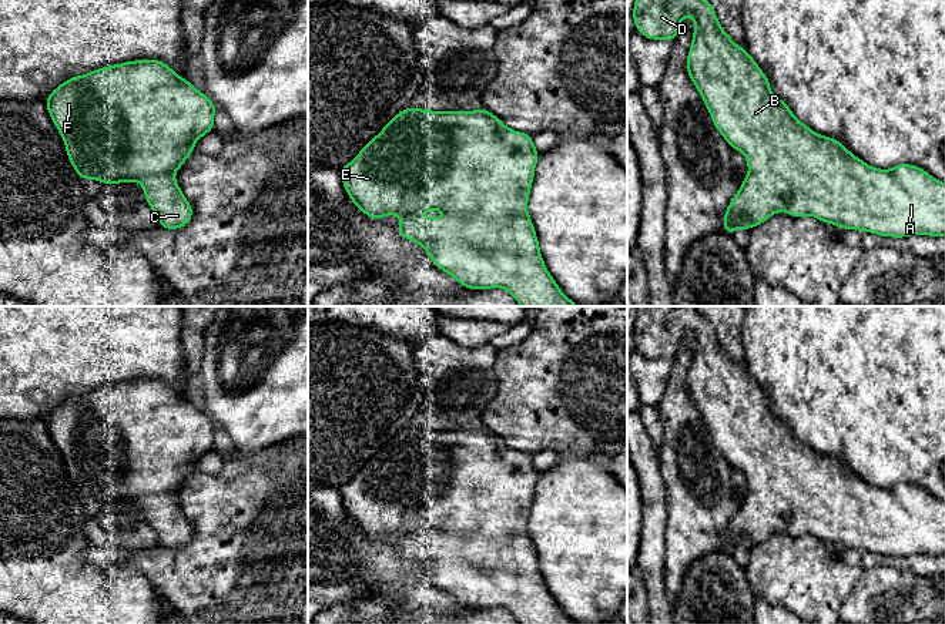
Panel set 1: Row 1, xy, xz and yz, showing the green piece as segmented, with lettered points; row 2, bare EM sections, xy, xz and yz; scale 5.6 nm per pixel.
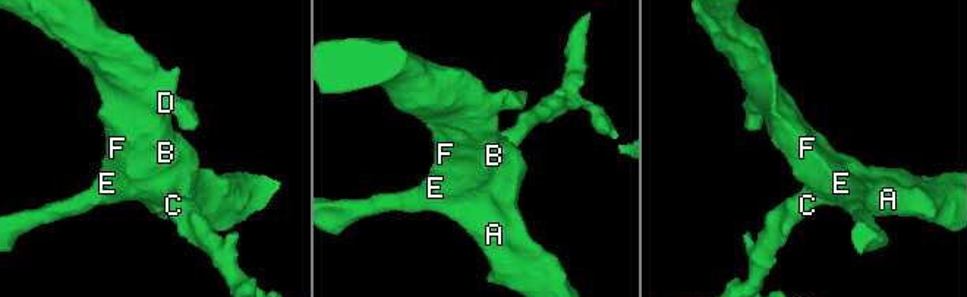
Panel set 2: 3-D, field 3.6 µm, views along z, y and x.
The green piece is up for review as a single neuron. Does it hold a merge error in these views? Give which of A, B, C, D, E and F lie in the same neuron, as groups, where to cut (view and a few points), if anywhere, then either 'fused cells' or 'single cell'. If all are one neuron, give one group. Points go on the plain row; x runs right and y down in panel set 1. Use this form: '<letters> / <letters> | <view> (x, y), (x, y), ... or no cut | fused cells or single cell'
A B C D E F | no cut | single cell

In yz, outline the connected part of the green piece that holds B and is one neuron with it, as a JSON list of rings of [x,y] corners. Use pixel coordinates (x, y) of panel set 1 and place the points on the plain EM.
[[[637,306],[631,332],[634,348],[650,359],[674,360],[680,340],[687,335],[694,338],[686,389],[711,435],[713,444],[731,469],[744,473],[750,490],[724,530],[724,544],[721,547],[724,551],[733,554],[738,547],[750,550],[770,539],[773,533],[785,530],[792,537],[811,534],[825,544],[835,543],[840,548],[858,548],[878,556],[945,556],[945,501],[935,499],[924,487],[905,482],[889,489],[871,486],[850,472],[841,460],[817,453],[801,442],[792,433],[790,425],[773,413],[768,396],[748,370],[737,365],[725,352],[714,326],[706,316],[687,306]]]

